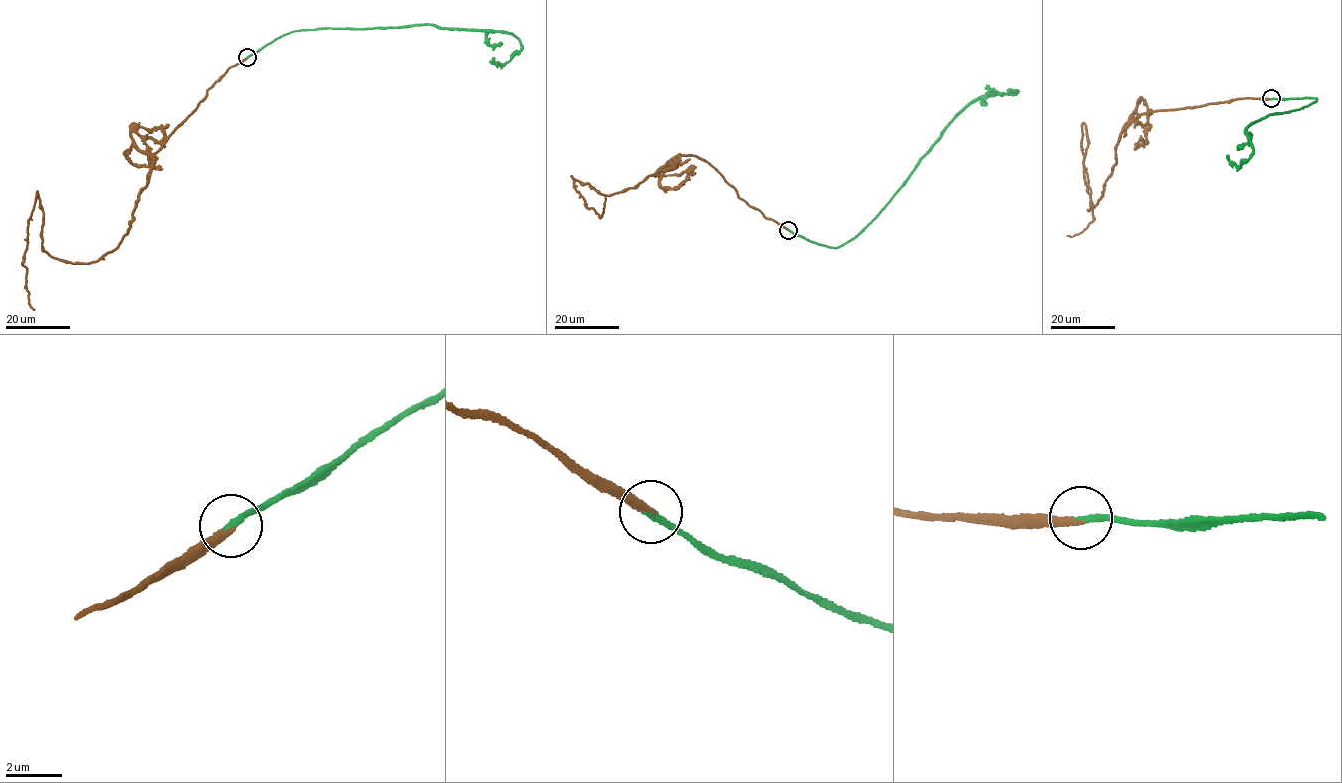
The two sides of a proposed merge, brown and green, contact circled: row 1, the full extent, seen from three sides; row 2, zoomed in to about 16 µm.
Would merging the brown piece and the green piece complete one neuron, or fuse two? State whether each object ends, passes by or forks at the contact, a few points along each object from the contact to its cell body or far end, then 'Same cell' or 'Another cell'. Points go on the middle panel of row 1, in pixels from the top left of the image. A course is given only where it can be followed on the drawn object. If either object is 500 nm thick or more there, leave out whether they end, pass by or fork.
At the ring brown ends. At the ring green ends. Course of brown: (788, 229), (691, 155), (679, 154), (671, 170), (611, 194), (572, 177), (586, 206), (600, 216), (604, 194). Course of green: (788, 229), (834, 247), (854, 238), (963, 110), (980, 98), (1016, 94), (995, 93), (986, 85). Same cell

